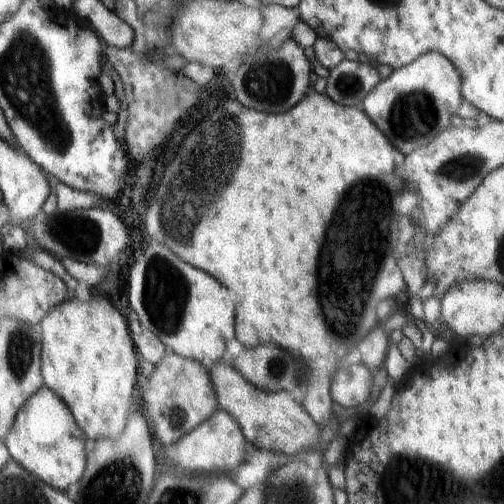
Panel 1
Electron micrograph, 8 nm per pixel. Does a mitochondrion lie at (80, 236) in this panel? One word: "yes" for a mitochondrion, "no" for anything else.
yes

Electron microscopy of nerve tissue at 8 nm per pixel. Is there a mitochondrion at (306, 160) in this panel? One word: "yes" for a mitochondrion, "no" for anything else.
no

